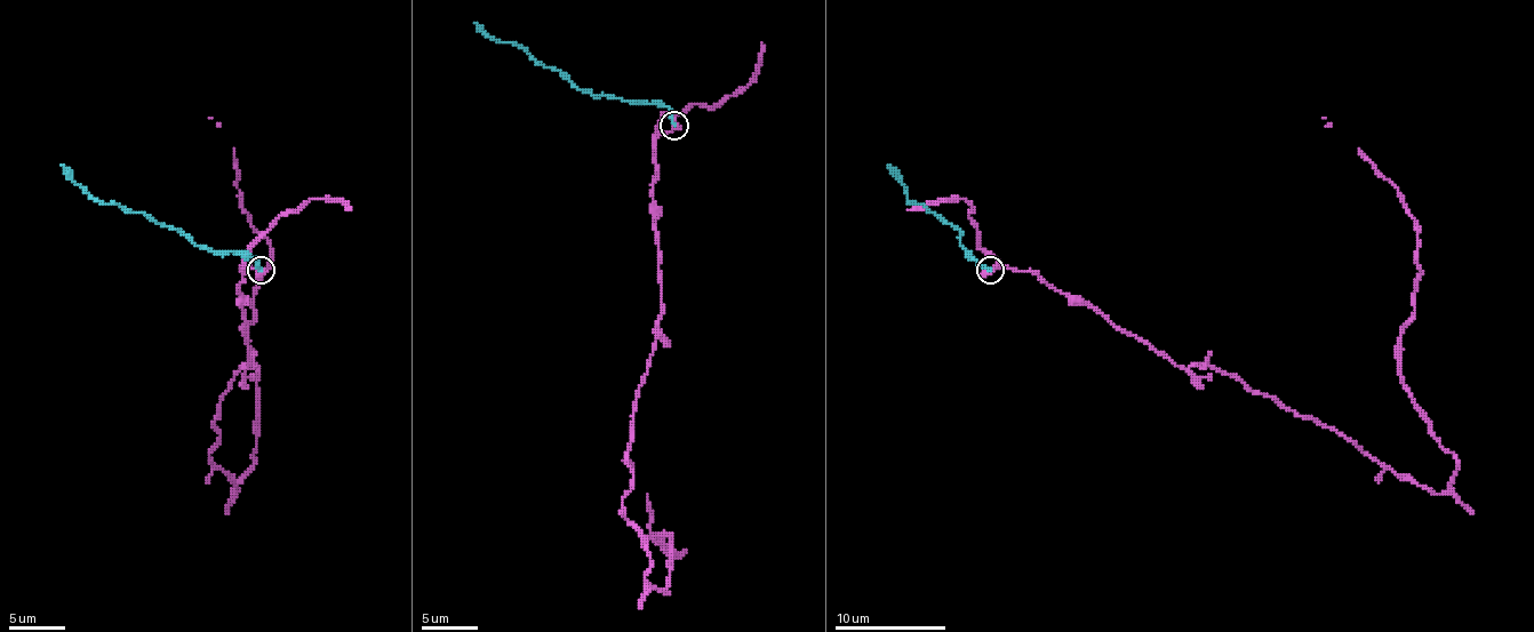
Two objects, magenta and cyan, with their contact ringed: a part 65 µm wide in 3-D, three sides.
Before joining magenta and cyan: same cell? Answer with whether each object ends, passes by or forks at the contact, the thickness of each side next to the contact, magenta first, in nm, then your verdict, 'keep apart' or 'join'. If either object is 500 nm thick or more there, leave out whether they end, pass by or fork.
magenta ends; cyan ends; calibres 360 and 160 nm; keep apart

